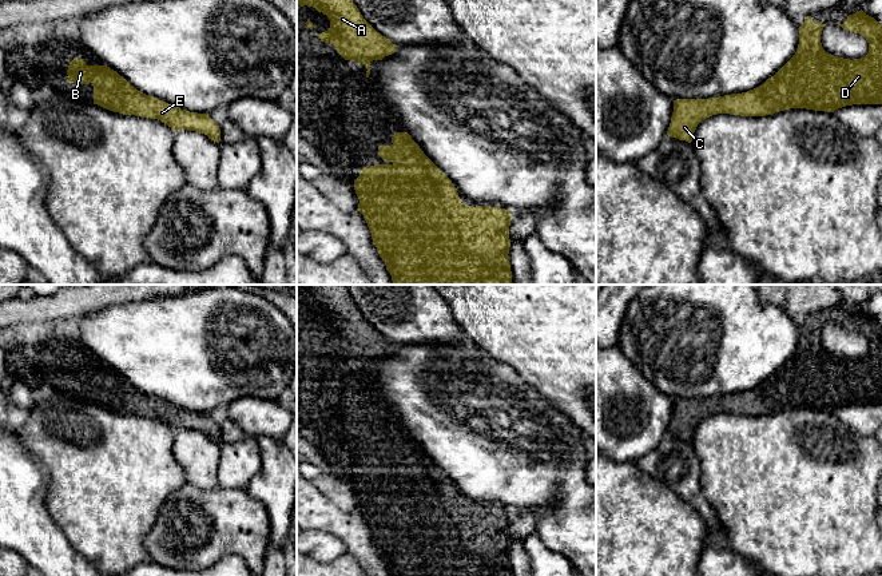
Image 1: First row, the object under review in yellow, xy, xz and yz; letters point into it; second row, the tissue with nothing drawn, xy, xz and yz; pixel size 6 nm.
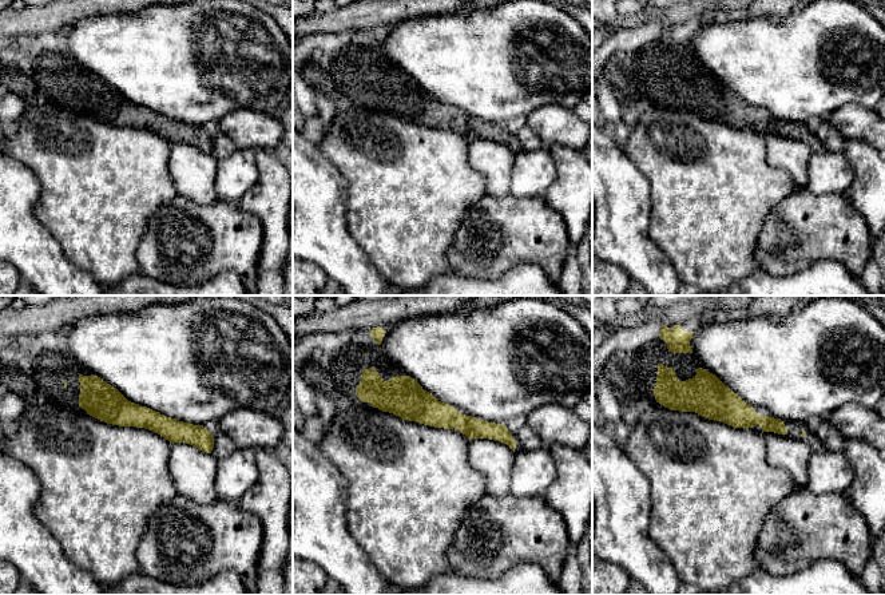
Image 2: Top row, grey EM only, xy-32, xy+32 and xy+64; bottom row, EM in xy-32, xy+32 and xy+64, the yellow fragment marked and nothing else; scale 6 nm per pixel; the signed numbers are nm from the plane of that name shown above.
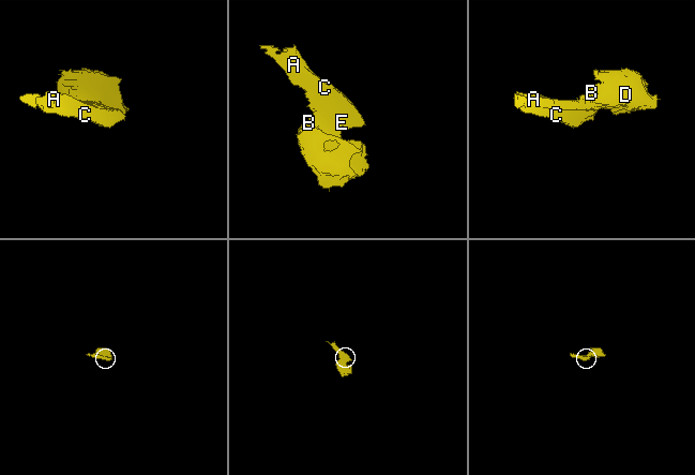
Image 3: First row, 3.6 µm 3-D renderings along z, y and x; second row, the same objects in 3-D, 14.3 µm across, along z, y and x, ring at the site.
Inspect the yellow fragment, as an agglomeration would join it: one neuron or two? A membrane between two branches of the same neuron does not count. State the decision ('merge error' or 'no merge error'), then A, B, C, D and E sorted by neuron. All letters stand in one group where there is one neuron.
no merge error; A B C D E

